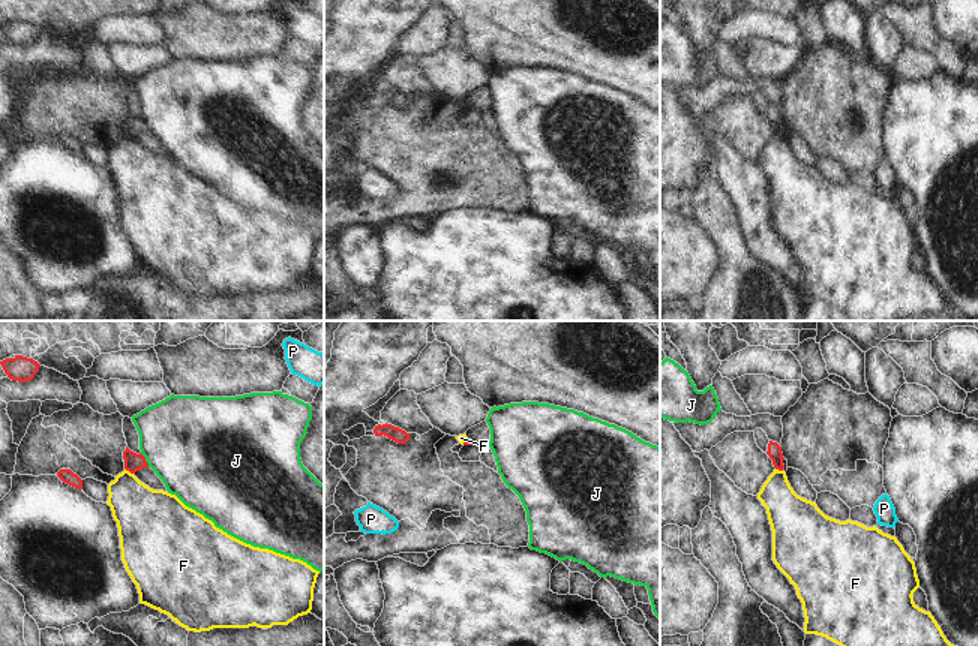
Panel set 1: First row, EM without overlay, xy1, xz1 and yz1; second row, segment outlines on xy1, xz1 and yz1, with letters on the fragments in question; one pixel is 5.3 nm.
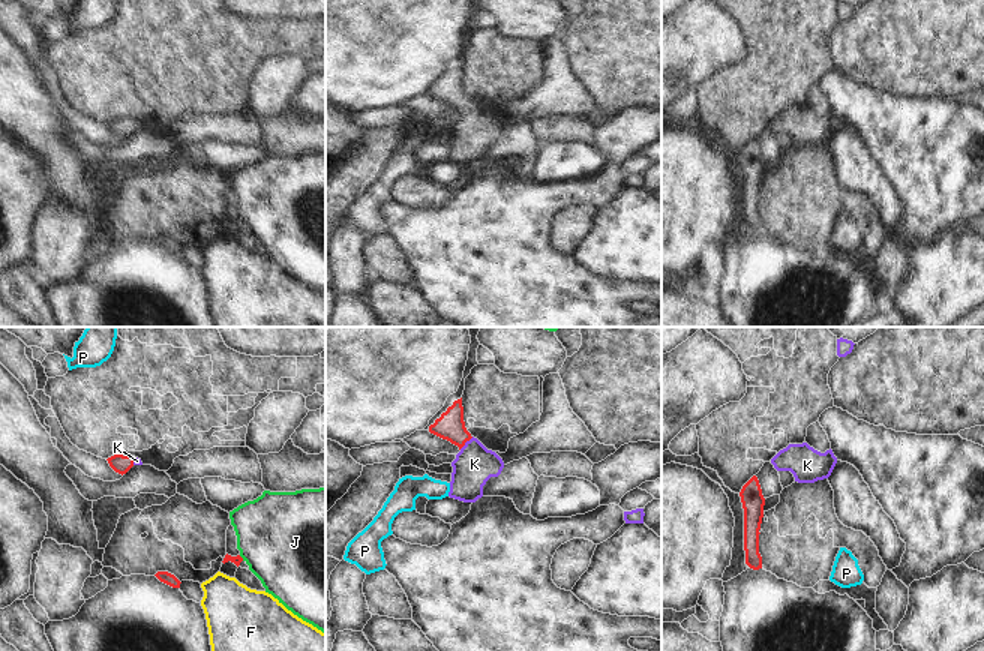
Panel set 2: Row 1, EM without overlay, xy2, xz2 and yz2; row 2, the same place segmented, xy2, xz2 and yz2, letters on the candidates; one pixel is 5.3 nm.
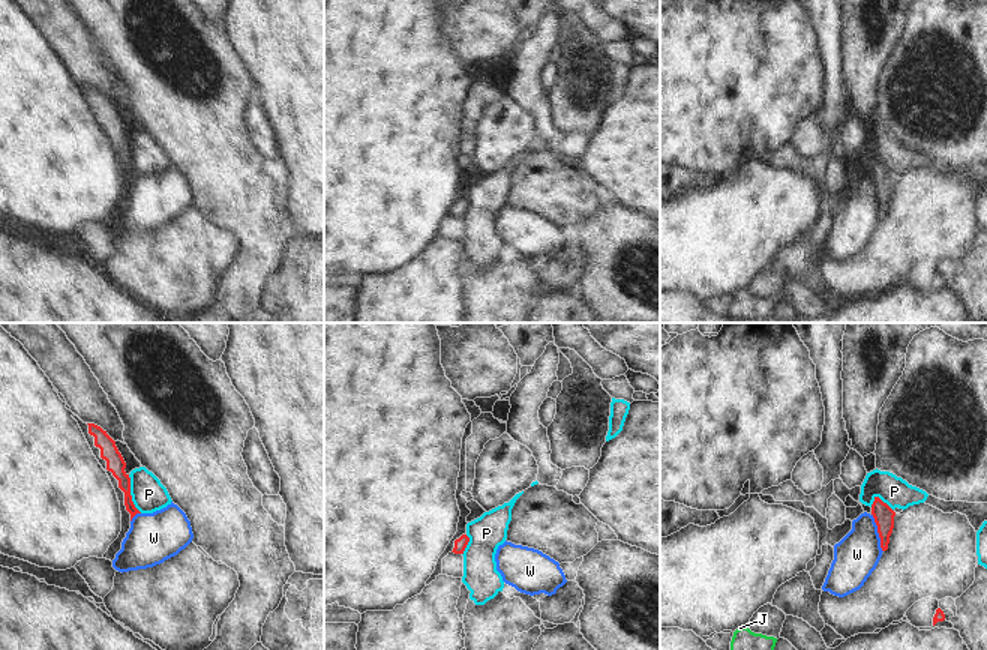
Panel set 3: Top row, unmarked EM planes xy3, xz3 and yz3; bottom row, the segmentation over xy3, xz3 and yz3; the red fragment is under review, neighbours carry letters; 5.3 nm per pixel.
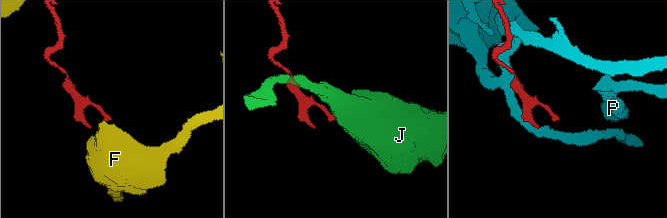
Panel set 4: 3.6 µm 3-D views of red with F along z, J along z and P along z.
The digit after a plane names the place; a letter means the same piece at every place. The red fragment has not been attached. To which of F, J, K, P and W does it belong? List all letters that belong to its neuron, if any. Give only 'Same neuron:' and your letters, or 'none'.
Same neuron: K

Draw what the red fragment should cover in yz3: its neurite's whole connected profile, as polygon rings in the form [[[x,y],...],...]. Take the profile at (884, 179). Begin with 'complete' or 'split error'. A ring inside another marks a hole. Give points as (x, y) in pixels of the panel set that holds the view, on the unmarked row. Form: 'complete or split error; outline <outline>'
complete; outline [[[874,161],[874,165],[872,168],[872,179],[878,189],[880,212],[882,215],[886,215],[890,207],[890,200],[894,192],[896,176],[886,167],[884,167],[879,161]]]

